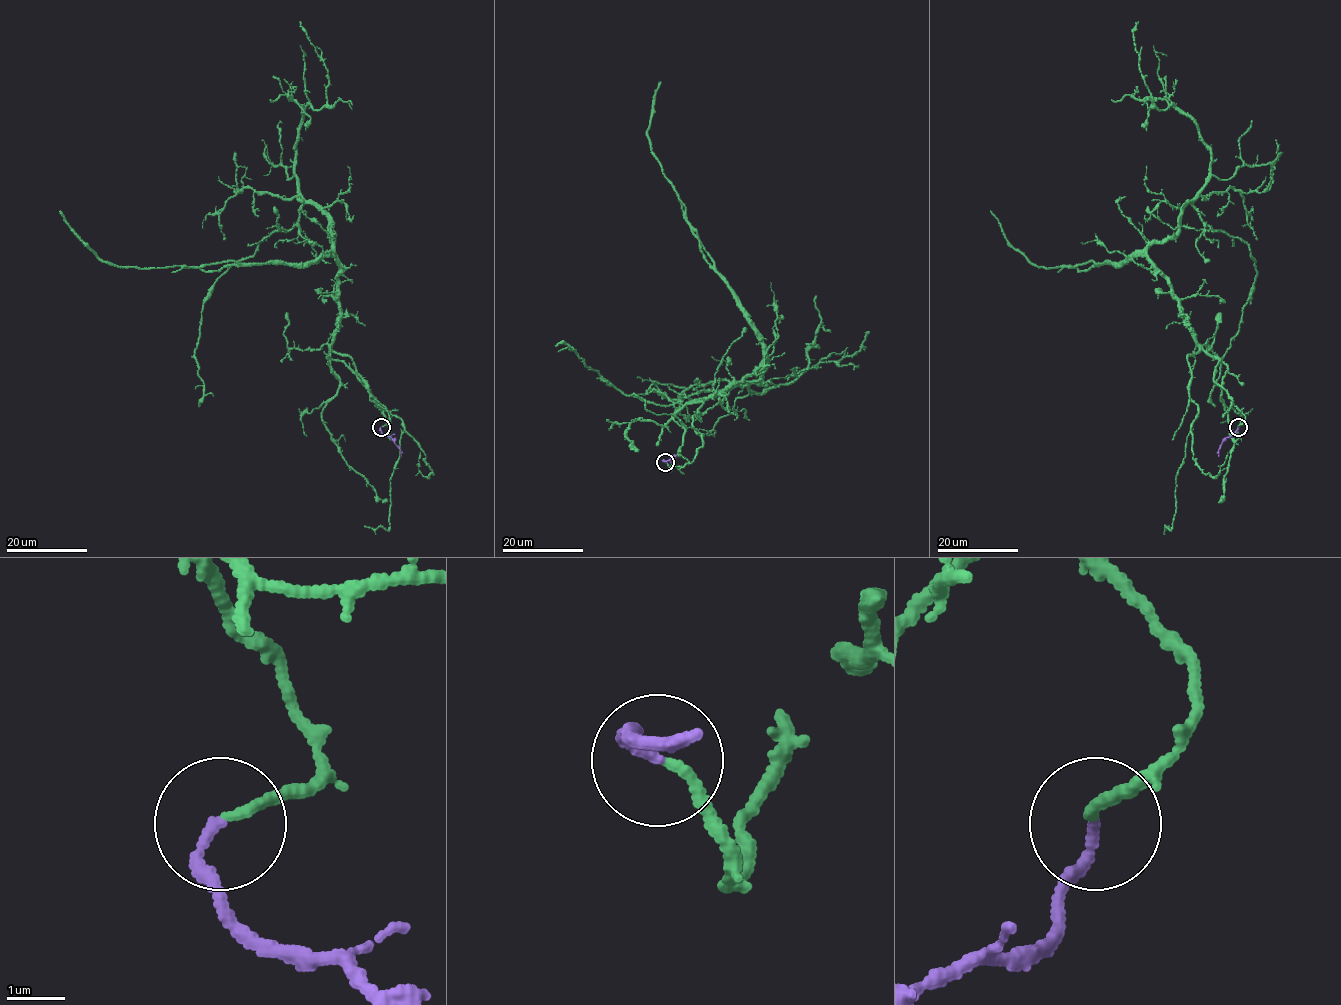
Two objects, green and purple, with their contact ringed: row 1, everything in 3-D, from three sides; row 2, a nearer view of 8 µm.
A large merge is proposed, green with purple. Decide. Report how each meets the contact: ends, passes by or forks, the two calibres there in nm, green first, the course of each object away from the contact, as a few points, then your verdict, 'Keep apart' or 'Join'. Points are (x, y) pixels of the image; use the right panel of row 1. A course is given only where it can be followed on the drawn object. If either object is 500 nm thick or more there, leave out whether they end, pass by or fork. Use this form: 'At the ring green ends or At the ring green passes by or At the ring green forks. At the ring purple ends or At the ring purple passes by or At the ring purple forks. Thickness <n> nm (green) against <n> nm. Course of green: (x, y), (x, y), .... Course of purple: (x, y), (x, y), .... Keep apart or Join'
At the ring green ends. At the ring purple ends. Thickness 160 nm (green) against 180 nm. Course of green: (1238, 427), (1245, 418), (1215, 382), (1219, 358), (1147, 254), (1188, 203), (1248, 245), (1257, 272), (1215, 406). Course of purple: (1238, 427), (1235, 435), (1222, 442), (1218, 456). Join

